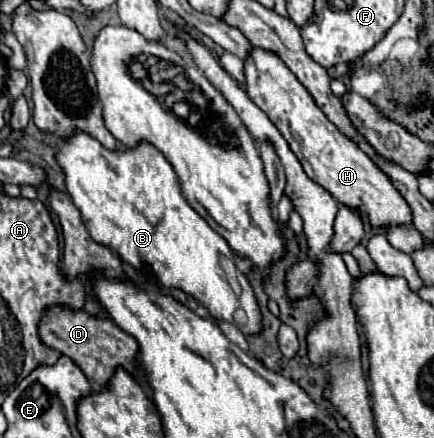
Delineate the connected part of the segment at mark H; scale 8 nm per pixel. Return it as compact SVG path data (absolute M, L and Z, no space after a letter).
M254 48L244 62L248 98L270 118L280 130L290 150L298 156L304 172L310 180L328 190L340 204L358 208L374 228L394 228L398 224L412 224L412 212L402 194L390 184L390 178L350 140L340 132L326 114L314 104L310 92L290 72L290 68L274 54L262 48Z

